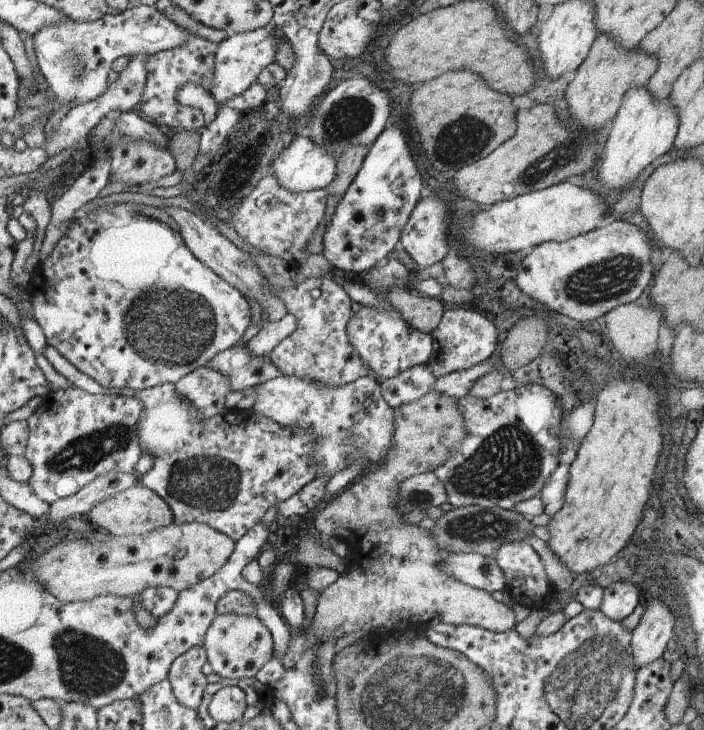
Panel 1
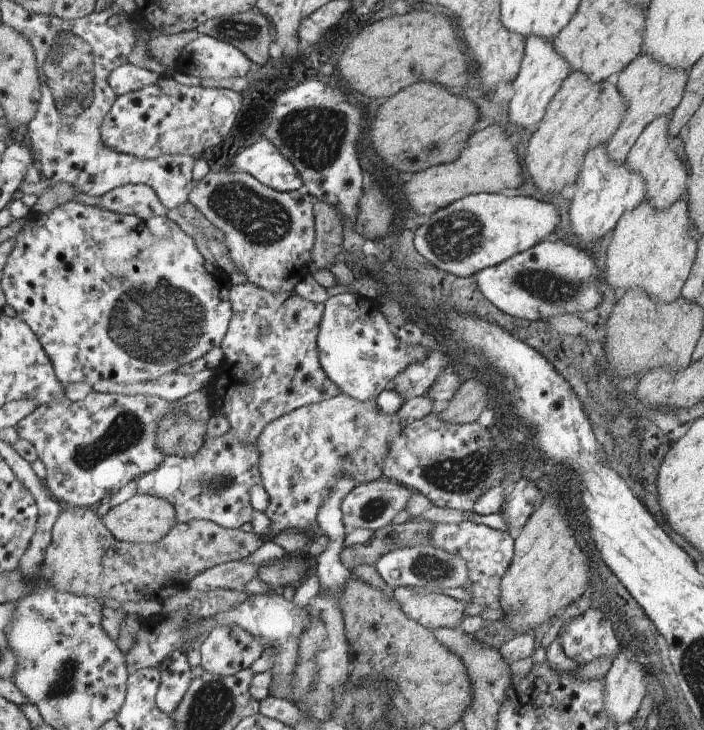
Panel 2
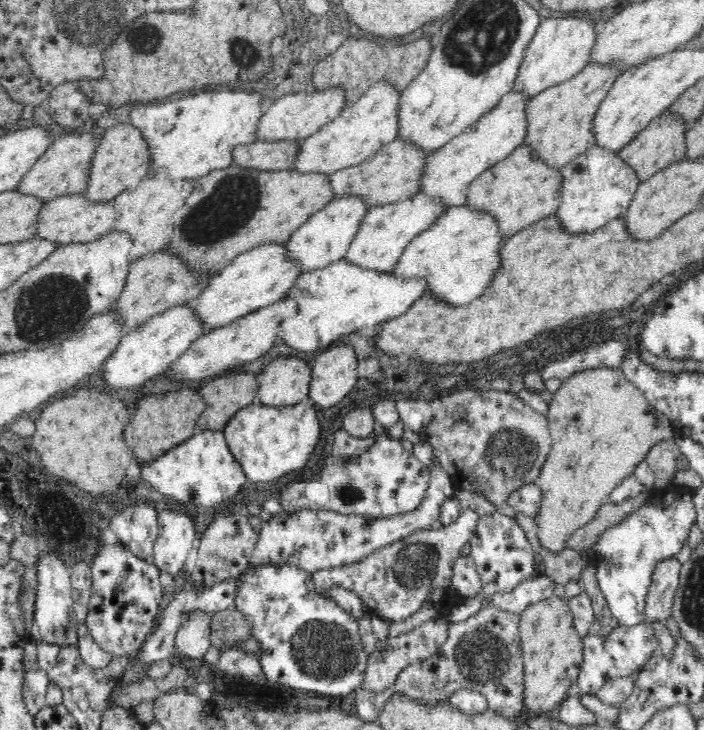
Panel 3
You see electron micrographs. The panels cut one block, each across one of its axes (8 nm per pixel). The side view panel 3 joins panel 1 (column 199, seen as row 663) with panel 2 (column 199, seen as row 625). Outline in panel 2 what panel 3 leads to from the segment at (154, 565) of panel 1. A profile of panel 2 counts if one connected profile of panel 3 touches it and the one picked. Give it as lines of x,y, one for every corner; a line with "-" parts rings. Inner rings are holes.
73,507
65,510
58,517
54,525
53,543
46,551
46,560
42,567
43,580
45,586
53,586
59,591
67,591
75,595
92,595
97,599
107,598
119,600
120,602
136,601
145,603
153,602
153,596
159,596
159,588
163,586
165,578
165,589
170,591
169,576
159,576
159,574
171,574
175,566
185,566
185,582
187,576
193,579
199,574
210,570
211,568
231,563
232,561
241,561
242,558
251,556
257,552
265,543
265,540
253,532
245,532
243,529
227,529
216,524
214,521
206,519
197,519
189,523
181,523
170,533
169,538
164,538
158,543
134,543
121,541
109,531
102,518
99,518
93,510
87,507

